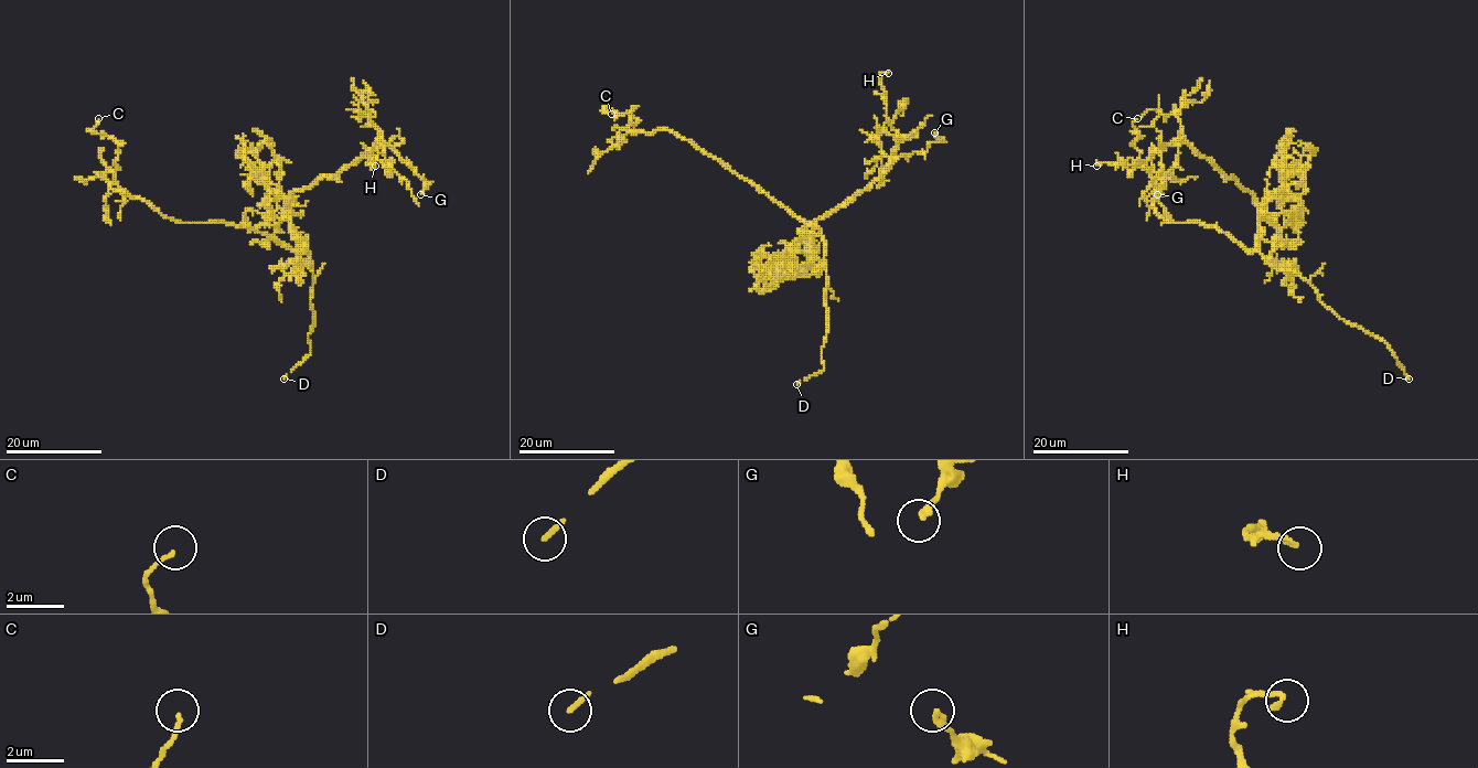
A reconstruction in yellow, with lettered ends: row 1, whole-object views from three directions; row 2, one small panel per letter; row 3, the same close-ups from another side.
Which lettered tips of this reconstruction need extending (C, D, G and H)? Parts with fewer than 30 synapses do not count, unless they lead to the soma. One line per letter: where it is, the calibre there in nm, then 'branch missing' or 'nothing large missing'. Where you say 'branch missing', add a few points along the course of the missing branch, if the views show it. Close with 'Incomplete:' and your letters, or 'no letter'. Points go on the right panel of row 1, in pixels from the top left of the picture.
C: place (1137, 118); calibre 120 nm; nothing large missing
D: place (1409, 379); calibre 170 nm; branch missing; course (1409, 379), (1420, 385), (1428, 384), (1428, 392), (1426, 386), (1421, 391), (1427, 403), (1452, 383)
G: place (1157, 194); calibre 190 nm; nothing large missing
H: place (1096, 166); calibre 190 nm; nothing large missing
Incomplete: D

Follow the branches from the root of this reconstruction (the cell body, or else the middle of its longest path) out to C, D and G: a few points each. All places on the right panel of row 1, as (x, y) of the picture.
C: (1246, 249), (1227, 233), (1198, 222), (1167, 222), (1156, 211), (1155, 183), (1134, 146), (1137, 118)
D: (1246, 249), (1256, 249), (1267, 263), (1296, 272), (1336, 315), (1380, 338), (1409, 379)
G: (1246, 249), (1253, 249), (1256, 243), (1257, 202), (1187, 144), (1180, 145), (1176, 167), (1167, 173), (1157, 194)

